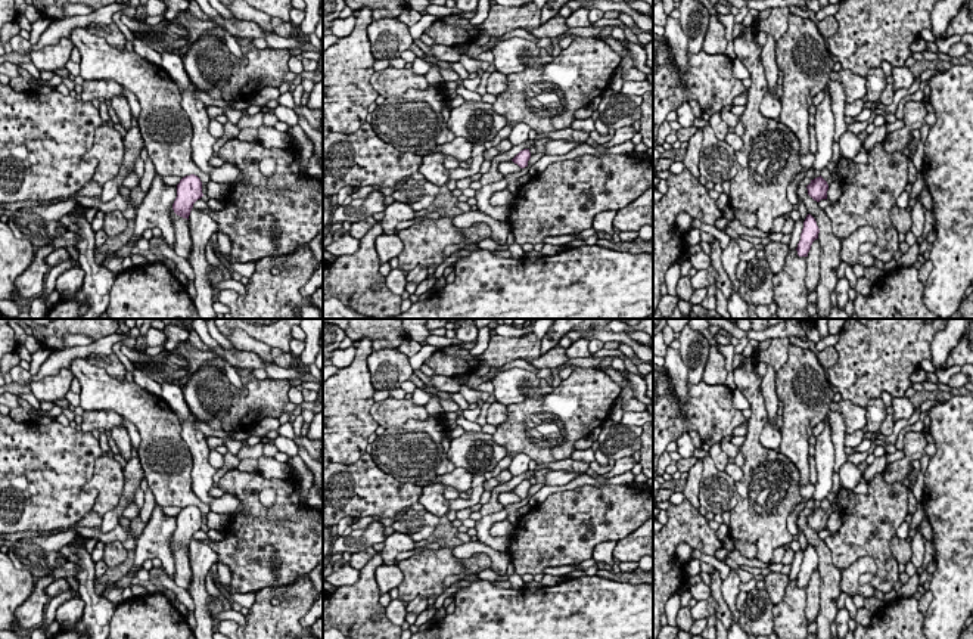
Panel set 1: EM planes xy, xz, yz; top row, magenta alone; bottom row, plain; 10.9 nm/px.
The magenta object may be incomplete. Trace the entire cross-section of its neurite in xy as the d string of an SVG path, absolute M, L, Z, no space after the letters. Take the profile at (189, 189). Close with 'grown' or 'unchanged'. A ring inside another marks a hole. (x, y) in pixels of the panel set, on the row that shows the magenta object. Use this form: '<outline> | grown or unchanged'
M195 174L183 177L177 184L177 198L172 204L174 213L189 220L193 204L202 196L200 179Z | unchanged

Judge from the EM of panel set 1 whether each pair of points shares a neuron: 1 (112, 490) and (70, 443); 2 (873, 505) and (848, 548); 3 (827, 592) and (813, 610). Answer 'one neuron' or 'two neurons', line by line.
1: two neurons
2: one neuron
3: two neurons

